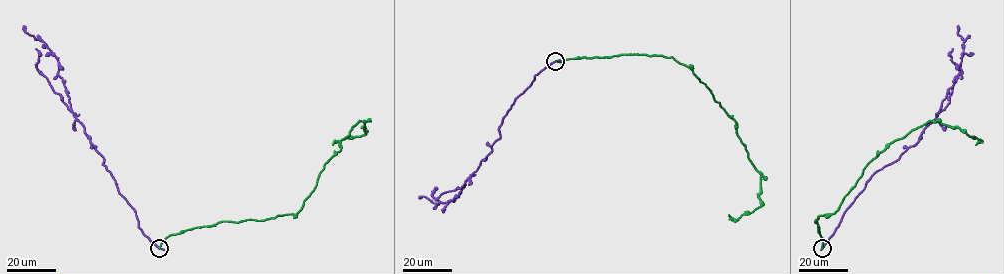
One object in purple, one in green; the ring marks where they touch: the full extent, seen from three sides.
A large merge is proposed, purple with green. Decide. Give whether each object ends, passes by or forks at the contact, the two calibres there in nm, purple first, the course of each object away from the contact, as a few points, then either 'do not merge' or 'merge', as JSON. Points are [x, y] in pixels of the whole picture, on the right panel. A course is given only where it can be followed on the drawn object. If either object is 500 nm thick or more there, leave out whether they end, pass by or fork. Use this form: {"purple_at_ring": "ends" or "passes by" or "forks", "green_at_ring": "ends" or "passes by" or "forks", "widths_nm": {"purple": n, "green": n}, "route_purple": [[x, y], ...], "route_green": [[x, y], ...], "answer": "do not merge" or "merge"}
{"purple_at_ring": "passes by", "green_at_ring": "ends", "widths_nm": {"purple": 240, "green": 200}, "route_purple": [[821, 248], [867, 181], [918, 142], [935, 119], [947, 91], [962, 72], [964, 40], [957, 33], [958, 25]], "route_green": [[821, 248], [816, 219], [838, 209], [864, 168], [890, 143], [930, 121], [958, 127], [981, 140], [975, 145]], "answer": "do not merge"}

